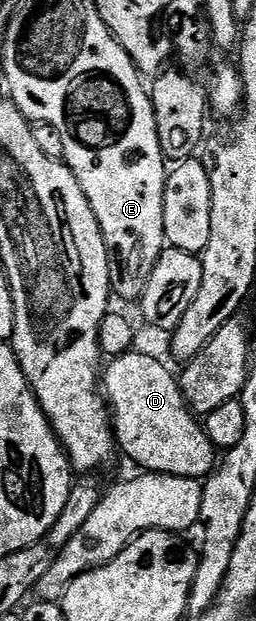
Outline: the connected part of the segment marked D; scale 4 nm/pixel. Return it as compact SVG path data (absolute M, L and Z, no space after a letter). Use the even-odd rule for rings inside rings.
M135 350L126 352L123 356L115 356L105 365L104 371L100 376L100 388L104 393L108 405L108 411L112 417L112 427L114 430L114 438L120 452L123 452L128 459L134 464L139 464L139 469L145 470L150 474L157 474L159 476L183 476L184 478L192 478L196 481L201 481L203 478L210 475L214 471L216 465L219 463L220 456L216 451L214 443L208 438L205 427L200 423L199 417L190 411L190 407L186 405L186 399L182 393L182 388L178 385L178 376L175 373L170 373L166 369L167 365L163 361L156 358L150 358L145 354L140 354Z

